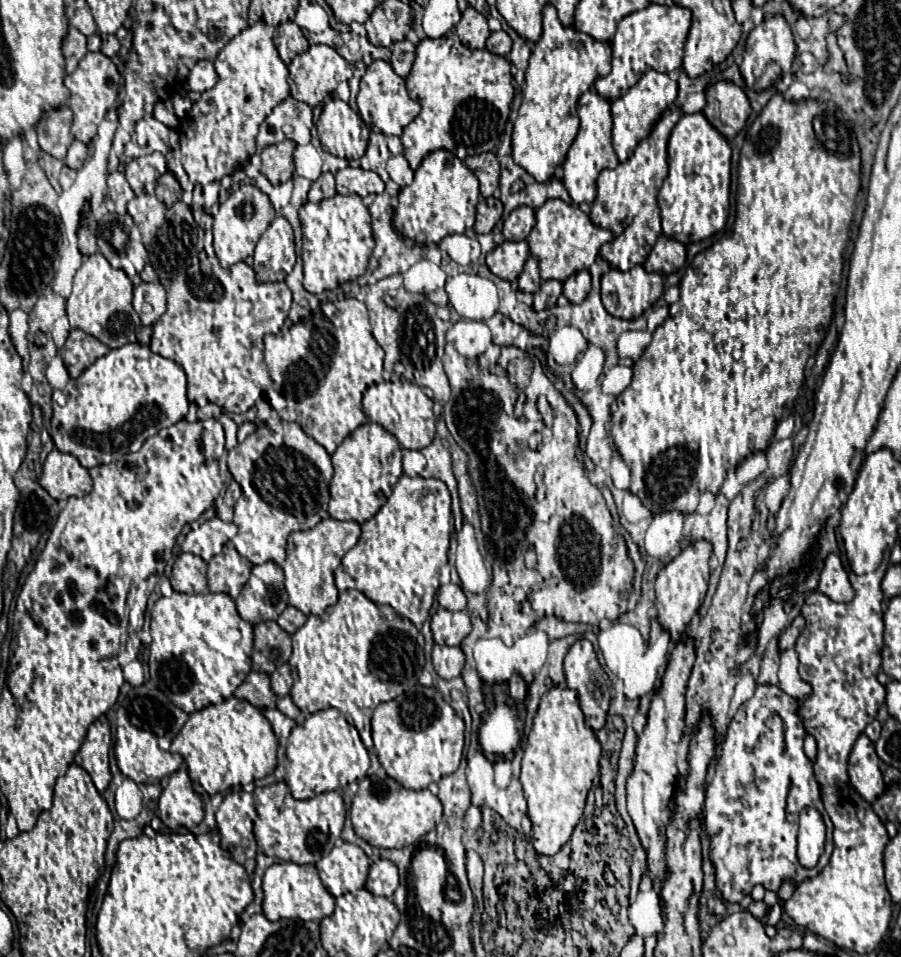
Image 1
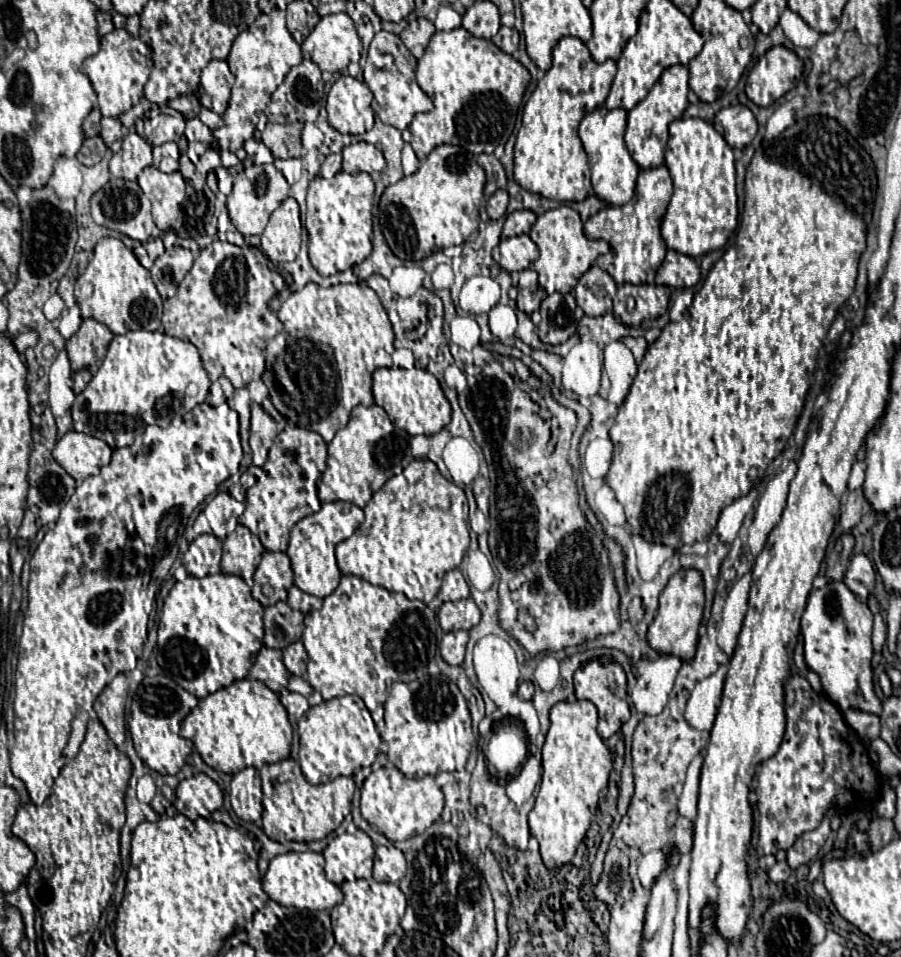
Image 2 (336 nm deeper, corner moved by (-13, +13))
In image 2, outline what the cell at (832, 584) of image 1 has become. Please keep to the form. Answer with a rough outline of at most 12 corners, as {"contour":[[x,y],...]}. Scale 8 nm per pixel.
{"contour":[[853,555],[847,587],[867,599],[875,589],[875,569],[867,555]]}

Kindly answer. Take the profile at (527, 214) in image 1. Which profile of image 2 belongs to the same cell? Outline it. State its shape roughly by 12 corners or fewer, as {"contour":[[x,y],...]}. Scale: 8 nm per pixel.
{"contour":[[525,209],[509,213],[503,237],[529,233],[537,215]]}

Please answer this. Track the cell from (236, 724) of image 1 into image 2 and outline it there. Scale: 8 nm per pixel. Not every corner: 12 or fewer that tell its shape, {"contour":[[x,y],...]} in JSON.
{"contour":[[241,679],[183,719],[209,767],[287,759],[293,729],[265,683]]}

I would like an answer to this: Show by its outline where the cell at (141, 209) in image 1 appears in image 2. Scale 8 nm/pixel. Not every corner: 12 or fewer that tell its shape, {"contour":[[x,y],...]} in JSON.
{"contour":[[147,167],[139,185],[161,231],[175,225],[185,199],[179,171]]}

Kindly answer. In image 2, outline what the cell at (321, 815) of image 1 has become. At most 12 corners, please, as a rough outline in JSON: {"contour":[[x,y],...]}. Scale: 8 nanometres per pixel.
{"contour":[[295,759],[259,771],[263,831],[279,843],[333,833],[355,783],[311,785]]}

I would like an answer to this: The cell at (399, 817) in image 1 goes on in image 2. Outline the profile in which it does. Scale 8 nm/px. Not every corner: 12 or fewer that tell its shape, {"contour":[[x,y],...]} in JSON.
{"contour":[[393,763],[361,787],[361,815],[389,841],[421,835],[443,811],[433,775]]}

